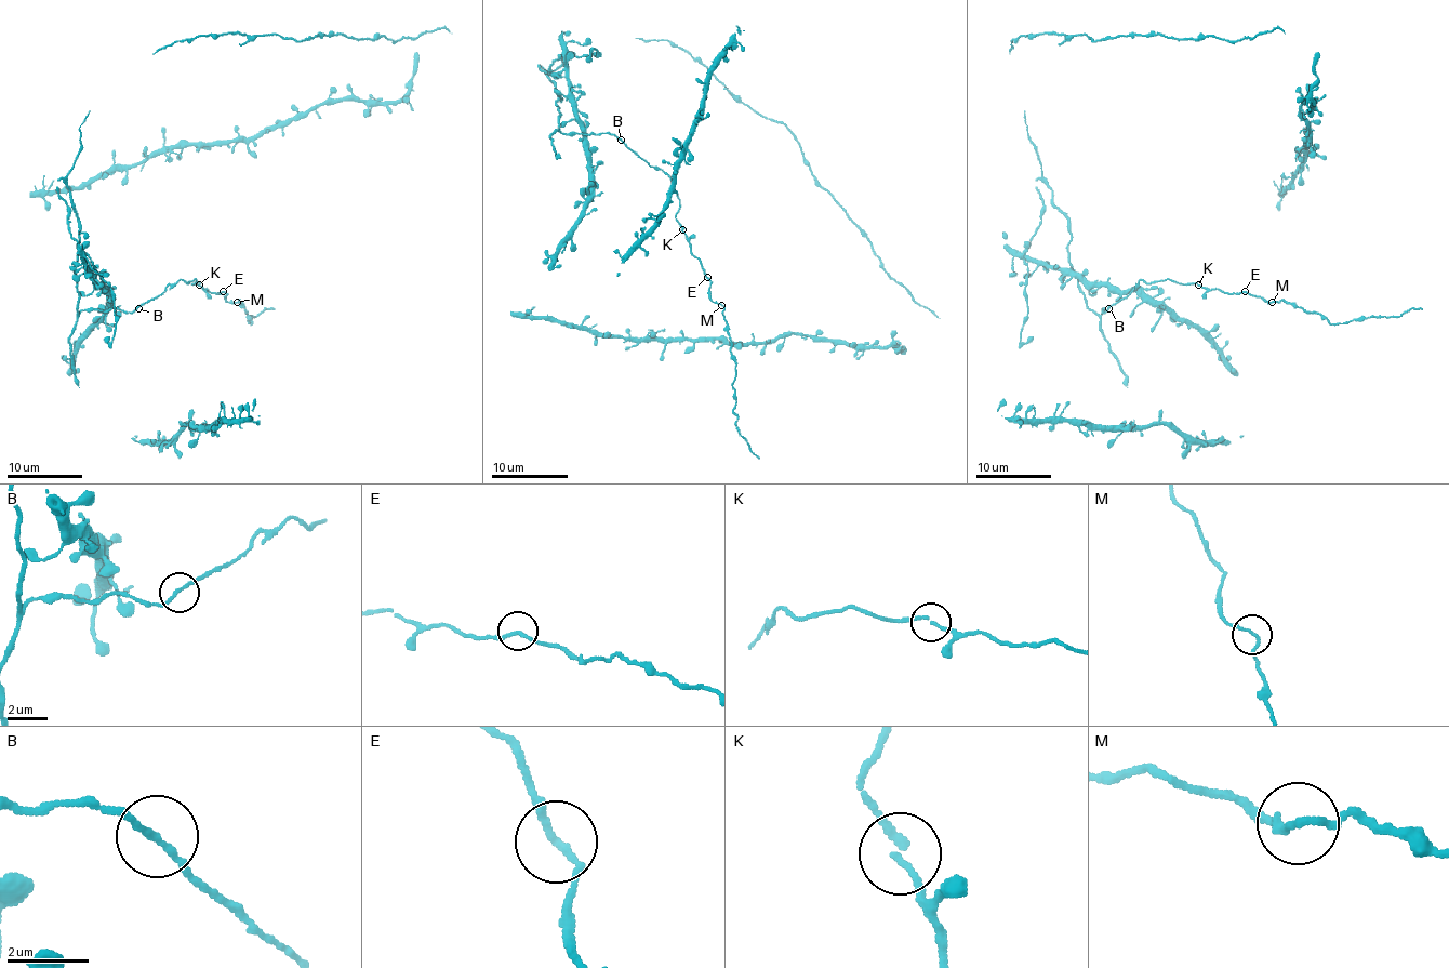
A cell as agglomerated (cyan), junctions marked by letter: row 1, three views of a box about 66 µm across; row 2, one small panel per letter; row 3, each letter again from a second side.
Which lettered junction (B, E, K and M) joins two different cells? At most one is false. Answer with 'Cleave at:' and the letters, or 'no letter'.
Cleave at: no letter

